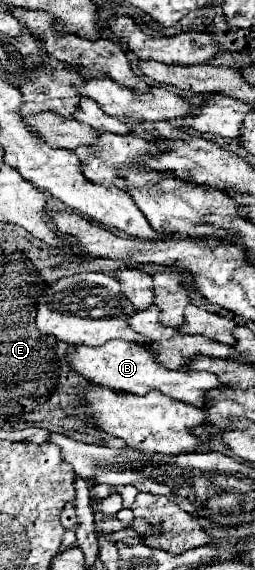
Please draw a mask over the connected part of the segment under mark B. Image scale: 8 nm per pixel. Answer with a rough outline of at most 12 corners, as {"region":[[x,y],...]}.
{"region":[[129,341],[71,347],[89,383],[205,405],[223,387],[209,371],[169,371]]}

